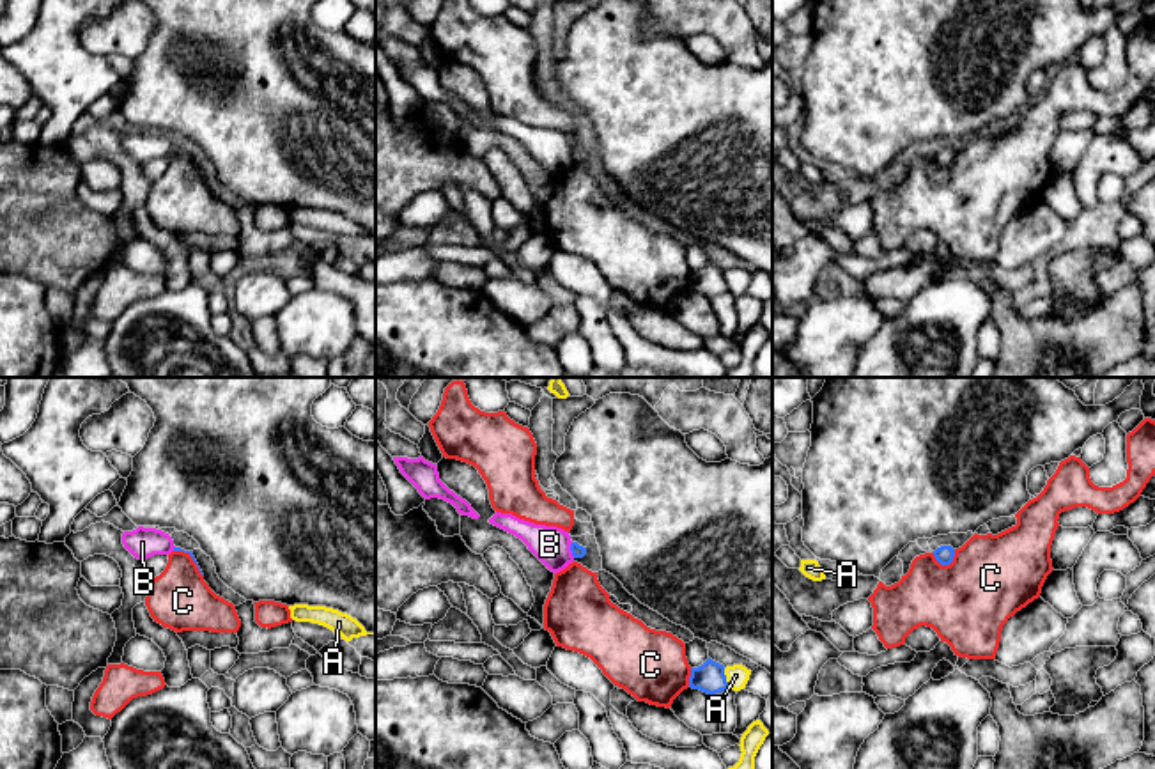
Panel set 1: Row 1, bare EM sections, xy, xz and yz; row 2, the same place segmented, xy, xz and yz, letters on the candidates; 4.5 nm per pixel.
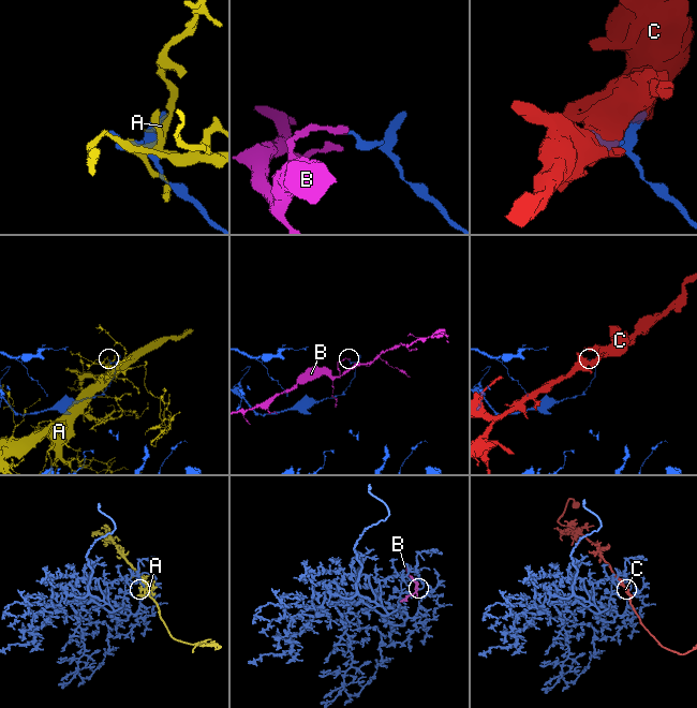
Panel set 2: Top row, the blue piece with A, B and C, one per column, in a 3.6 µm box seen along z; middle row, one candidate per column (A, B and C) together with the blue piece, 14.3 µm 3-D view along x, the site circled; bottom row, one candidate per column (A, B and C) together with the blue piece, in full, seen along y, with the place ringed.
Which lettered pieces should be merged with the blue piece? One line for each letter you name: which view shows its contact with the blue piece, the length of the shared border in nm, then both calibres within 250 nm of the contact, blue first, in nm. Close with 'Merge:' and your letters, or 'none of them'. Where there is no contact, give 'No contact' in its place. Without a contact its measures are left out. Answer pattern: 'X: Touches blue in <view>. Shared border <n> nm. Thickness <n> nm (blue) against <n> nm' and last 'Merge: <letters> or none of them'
Merge: none of them

